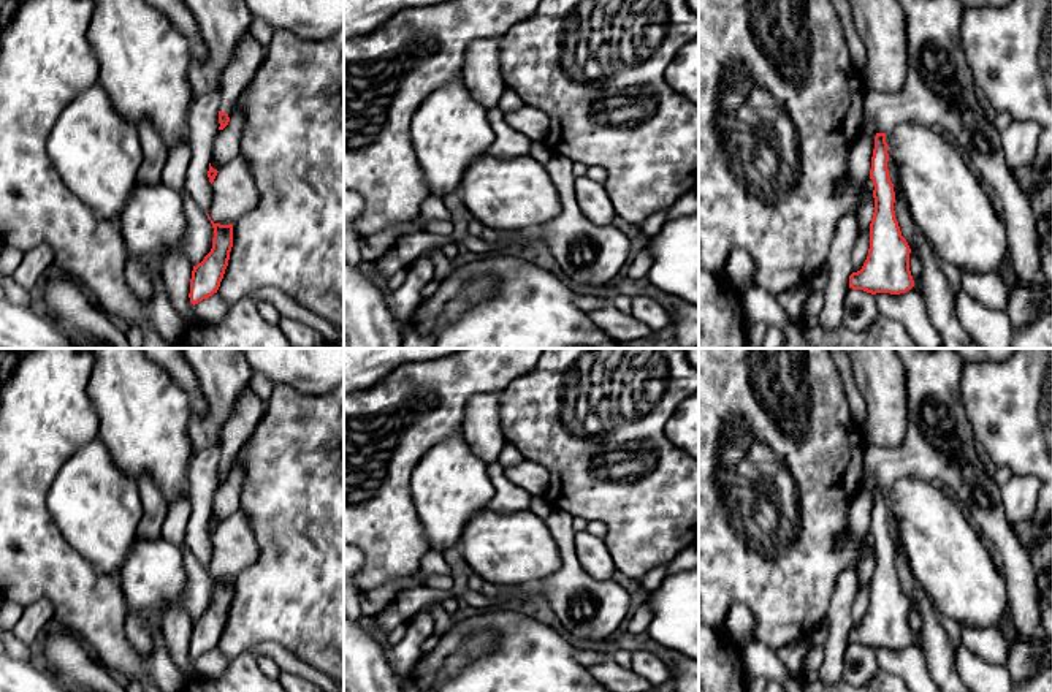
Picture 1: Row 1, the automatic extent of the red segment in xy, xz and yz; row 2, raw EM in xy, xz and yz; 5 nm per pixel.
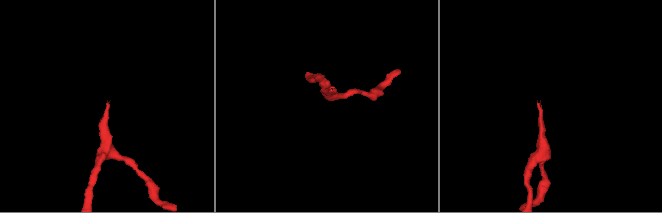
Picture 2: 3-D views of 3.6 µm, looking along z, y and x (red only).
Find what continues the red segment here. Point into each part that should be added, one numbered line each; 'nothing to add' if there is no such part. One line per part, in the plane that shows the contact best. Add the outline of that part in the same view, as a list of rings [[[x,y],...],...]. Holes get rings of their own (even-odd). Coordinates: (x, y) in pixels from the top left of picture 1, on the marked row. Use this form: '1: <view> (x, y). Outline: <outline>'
1: xy (249, 56). Outline: [[[250,32],[236,44],[231,62],[220,73],[220,111],[227,112],[241,92],[252,82],[263,63],[269,48],[263,46]]]

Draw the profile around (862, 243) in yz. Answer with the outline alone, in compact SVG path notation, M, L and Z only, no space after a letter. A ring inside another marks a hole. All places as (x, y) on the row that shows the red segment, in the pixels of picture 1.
M870 228L860 233L856 239L856 245L851 255L852 272L857 272L862 269L868 257L868 249L870 249Z

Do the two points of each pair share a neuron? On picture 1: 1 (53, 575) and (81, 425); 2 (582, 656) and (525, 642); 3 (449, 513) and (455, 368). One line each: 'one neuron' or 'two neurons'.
1: one neuron
2: two neurons
3: two neurons

